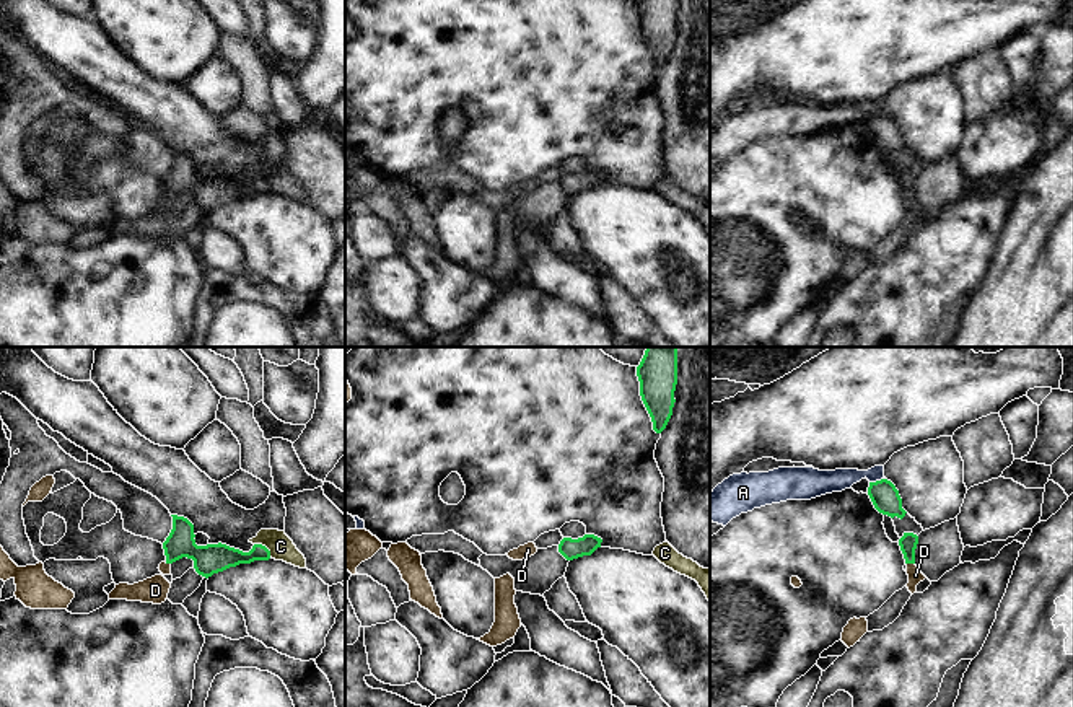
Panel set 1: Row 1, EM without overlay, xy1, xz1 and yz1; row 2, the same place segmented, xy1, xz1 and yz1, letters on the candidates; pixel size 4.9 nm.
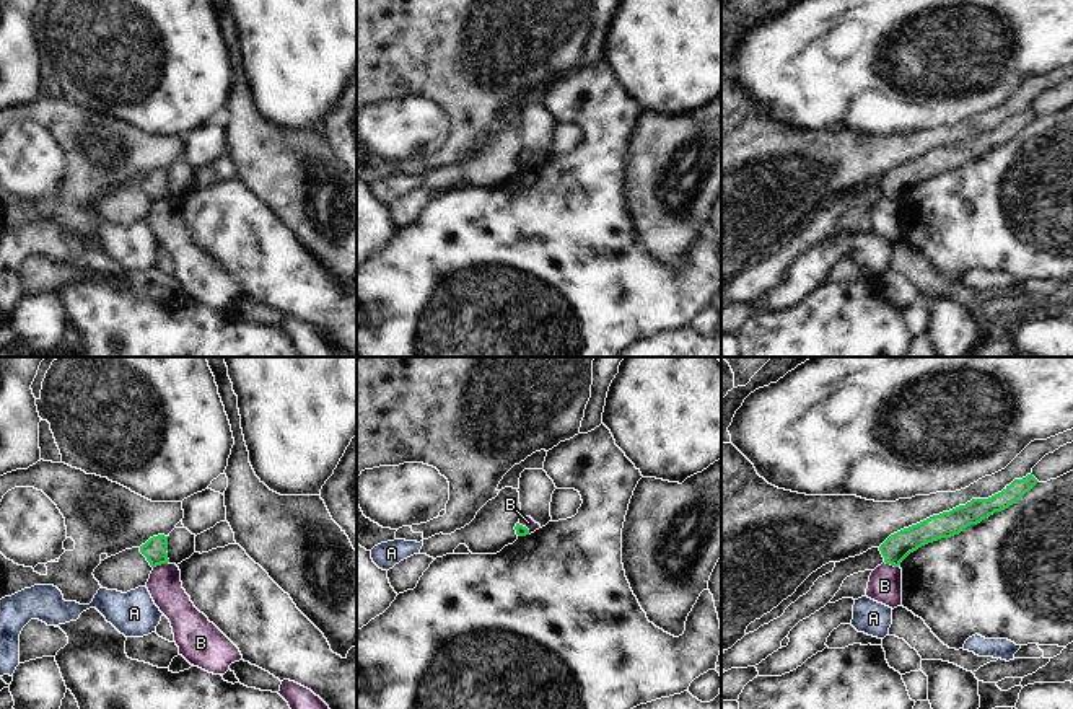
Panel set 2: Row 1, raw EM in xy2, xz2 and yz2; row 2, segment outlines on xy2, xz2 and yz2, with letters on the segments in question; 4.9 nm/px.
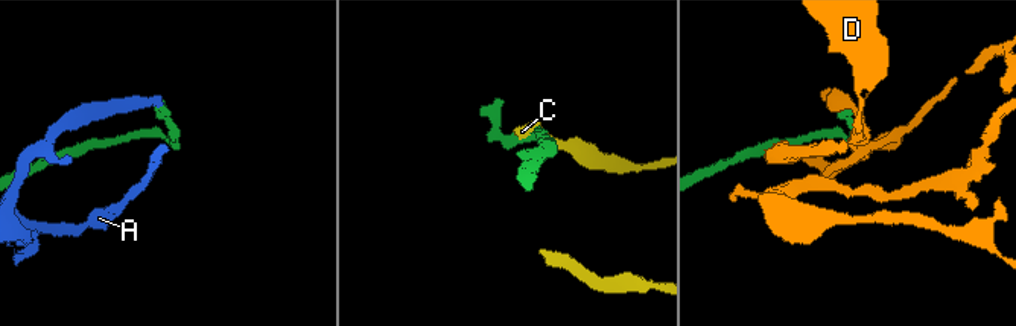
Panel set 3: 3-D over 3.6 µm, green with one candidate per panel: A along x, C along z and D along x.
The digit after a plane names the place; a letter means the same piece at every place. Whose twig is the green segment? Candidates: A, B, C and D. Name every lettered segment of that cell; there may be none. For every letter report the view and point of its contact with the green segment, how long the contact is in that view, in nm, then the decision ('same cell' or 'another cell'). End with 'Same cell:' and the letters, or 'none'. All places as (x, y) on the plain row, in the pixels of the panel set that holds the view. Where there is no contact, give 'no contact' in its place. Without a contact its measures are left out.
A: meets green in yz1 at (876, 116); contact 80 nm long; another cell
B: meets green in xy2 at (160, 199); contact 90 nm long; another cell
C: meets green in xy1 at (264, 181); contact 110 nm long; another cell
D: meets green in yz1 at (910, 197); contact 40 nm long; same cell
Same cell: D

